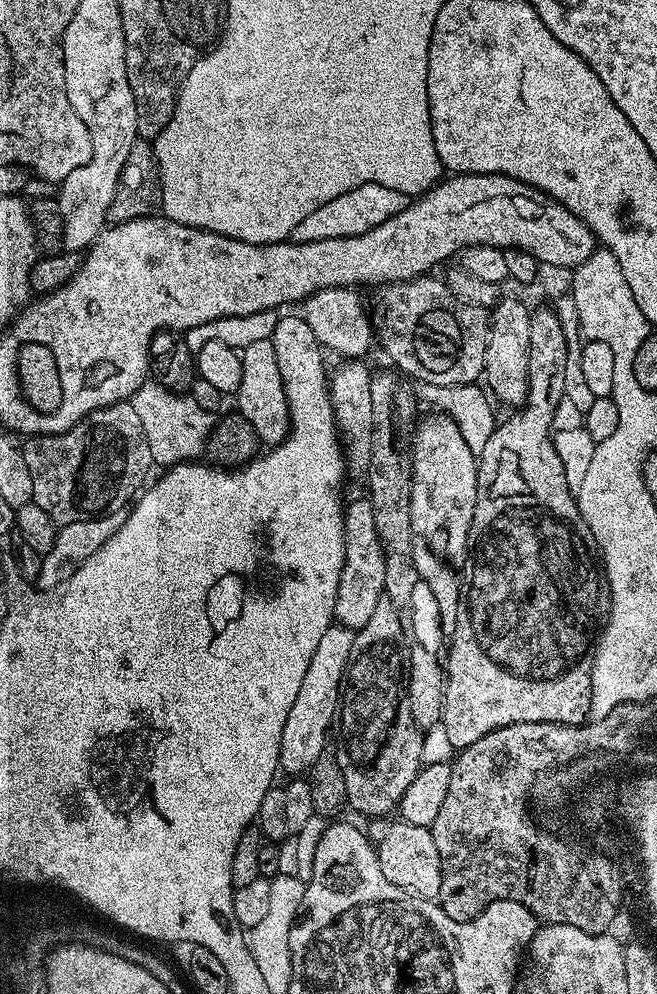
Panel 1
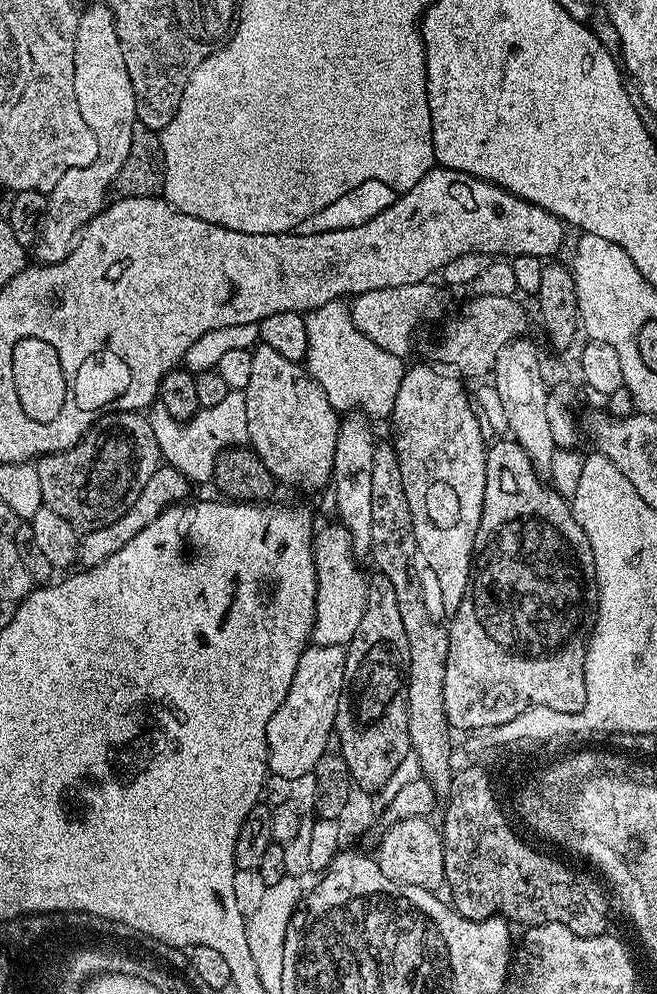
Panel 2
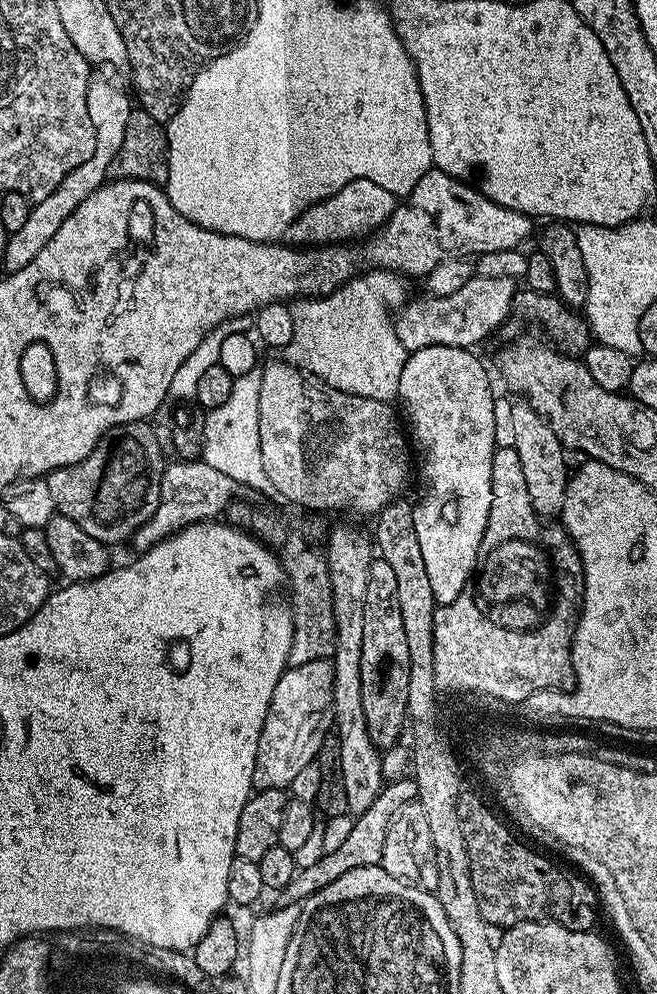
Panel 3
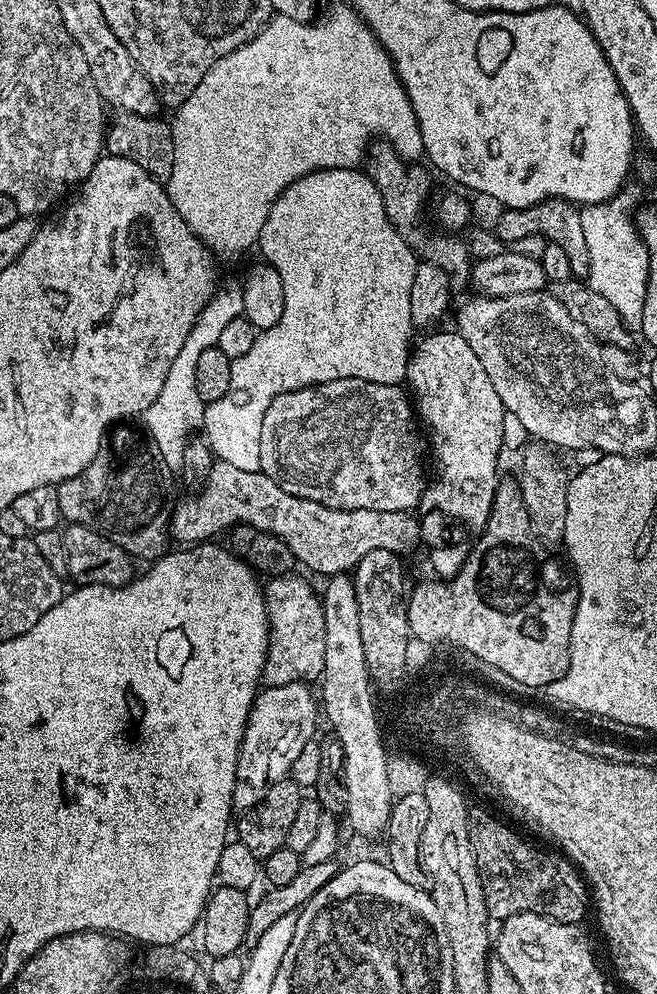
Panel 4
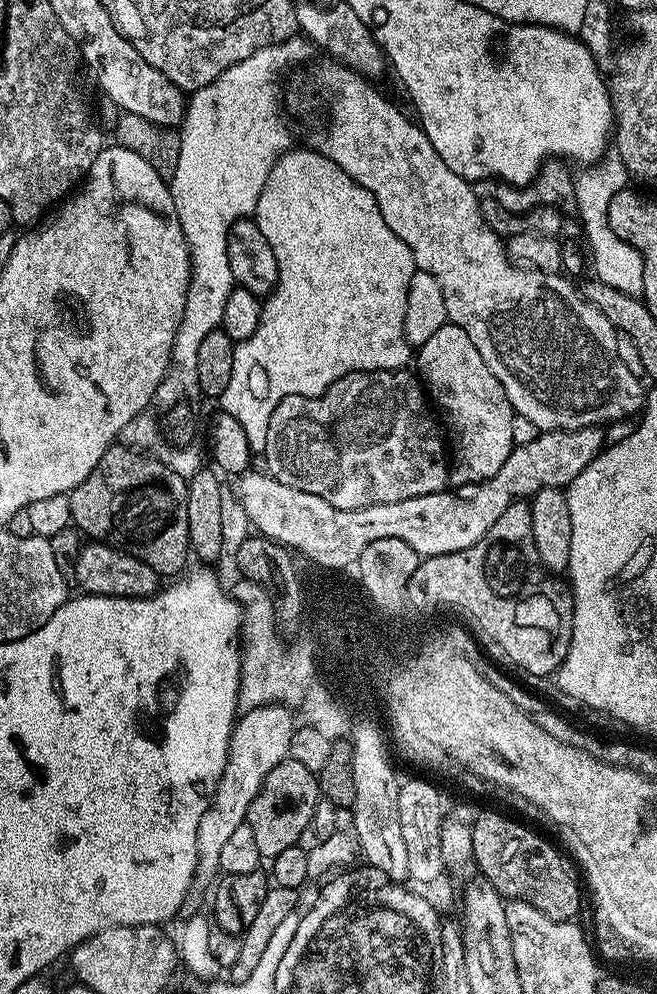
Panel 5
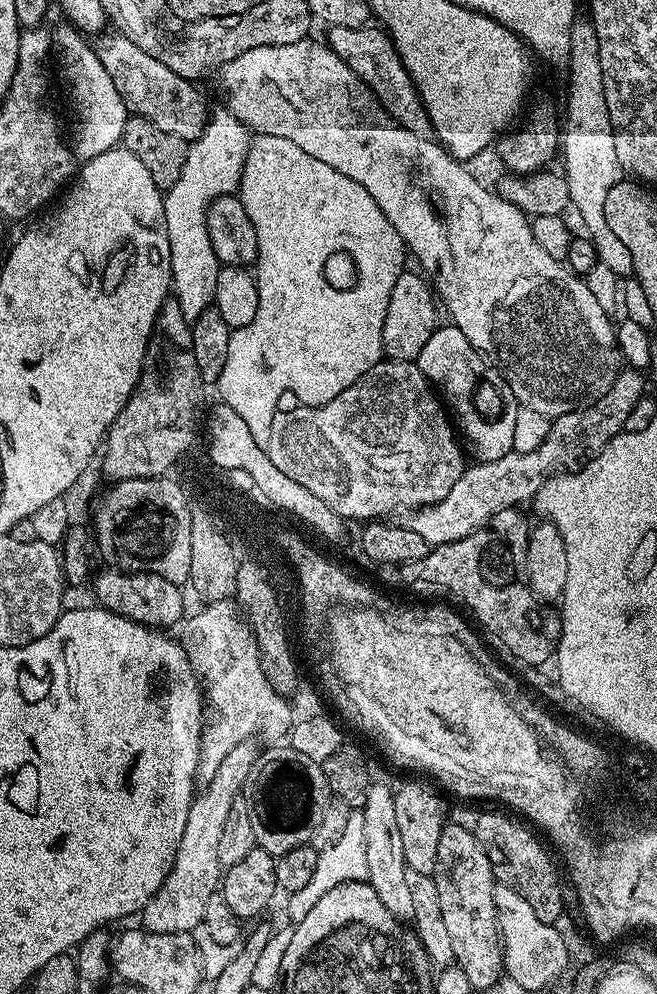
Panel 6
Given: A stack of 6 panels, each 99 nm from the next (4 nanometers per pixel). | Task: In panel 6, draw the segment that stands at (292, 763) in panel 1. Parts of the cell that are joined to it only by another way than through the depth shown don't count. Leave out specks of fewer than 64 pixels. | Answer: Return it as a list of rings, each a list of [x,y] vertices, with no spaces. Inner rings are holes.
[[[255,739],[238,742],[238,746],[234,746],[234,750],[226,754],[214,778],[208,780],[203,790],[193,799],[186,820],[186,830],[182,834],[182,842],[178,846],[178,854],[174,858],[170,874],[154,894],[152,901],[144,907],[144,931],[158,934],[195,933],[203,925],[206,902],[217,895],[218,885],[222,880],[218,842],[222,842],[222,830],[226,830],[226,818],[230,818],[234,802],[241,799],[252,770],[260,759],[261,749],[256,748],[256,744]]]

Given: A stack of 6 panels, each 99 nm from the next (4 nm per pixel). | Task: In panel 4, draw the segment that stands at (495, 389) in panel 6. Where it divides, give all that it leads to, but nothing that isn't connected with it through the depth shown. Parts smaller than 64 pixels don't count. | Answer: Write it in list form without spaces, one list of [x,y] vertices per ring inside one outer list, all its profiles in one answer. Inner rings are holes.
[[[451,331],[430,333],[411,349],[408,358],[406,384],[414,397],[419,423],[426,429],[431,455],[432,452],[436,455],[440,467],[436,481],[425,487],[418,508],[441,512],[450,523],[461,524],[471,534],[479,534],[494,502],[498,483],[496,463],[504,444],[506,413],[502,398],[498,398],[482,362],[478,362],[478,354],[470,350],[470,342],[459,331]]]

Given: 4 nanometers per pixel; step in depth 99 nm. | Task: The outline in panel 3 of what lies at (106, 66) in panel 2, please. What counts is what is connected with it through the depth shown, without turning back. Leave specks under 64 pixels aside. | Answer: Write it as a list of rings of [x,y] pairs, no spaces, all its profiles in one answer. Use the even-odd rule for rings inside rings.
[[[89,79],[86,90],[86,110],[90,110],[90,122],[94,122],[96,139],[94,154],[89,160],[82,162],[82,166],[70,170],[70,174],[66,174],[58,190],[54,190],[50,198],[35,201],[30,210],[30,218],[26,218],[26,223],[7,237],[5,256],[2,259],[5,273],[22,270],[22,266],[30,263],[30,258],[38,258],[38,250],[42,250],[42,246],[46,246],[46,242],[50,242],[50,238],[58,234],[62,222],[66,222],[66,218],[70,218],[70,214],[74,214],[74,210],[78,210],[78,206],[86,202],[86,198],[90,198],[94,190],[98,190],[106,183],[106,177],[118,154],[118,146],[122,146],[122,138],[126,135],[126,121],[130,119],[130,114],[134,110],[133,101],[129,93],[125,92],[108,80]]]

